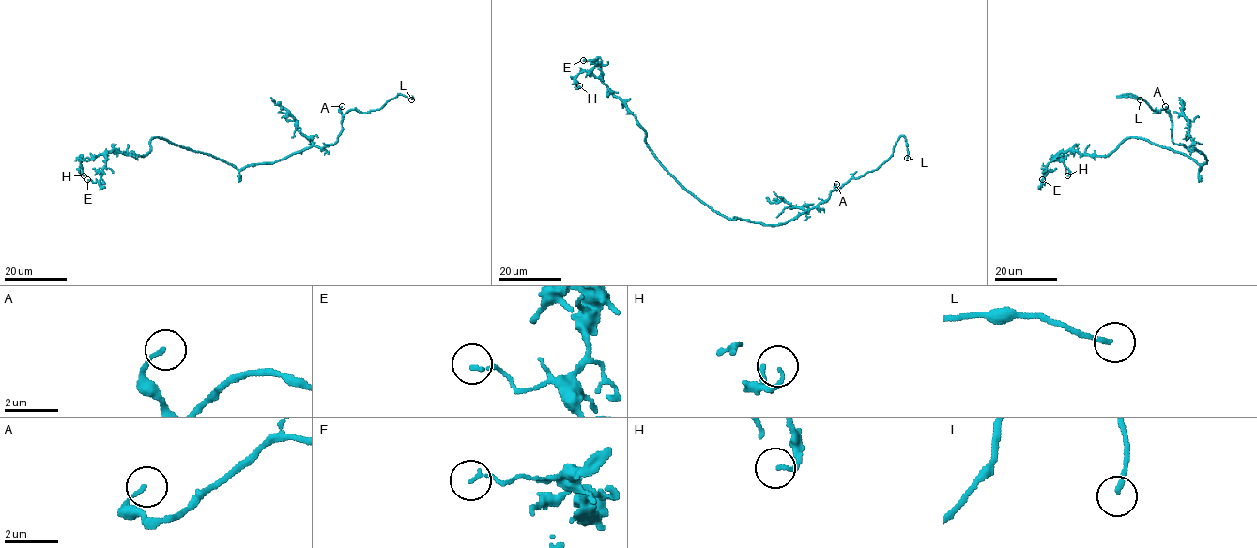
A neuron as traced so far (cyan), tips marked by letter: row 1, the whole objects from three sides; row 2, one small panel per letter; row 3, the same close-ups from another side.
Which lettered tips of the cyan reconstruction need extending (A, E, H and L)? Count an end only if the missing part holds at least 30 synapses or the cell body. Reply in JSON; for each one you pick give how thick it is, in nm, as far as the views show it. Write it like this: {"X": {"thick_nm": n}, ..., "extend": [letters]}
{"L": {"thick_nm": 160}, "extend": ["L"]}

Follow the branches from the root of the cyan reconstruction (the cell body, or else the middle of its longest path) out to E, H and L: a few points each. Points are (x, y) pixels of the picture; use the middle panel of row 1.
E: (734, 219), (713, 211), (667, 172), (646, 143), (636, 118), (602, 81), (601, 67), (583, 60)
H: (734, 219), (713, 211), (667, 172), (646, 143), (636, 118), (599, 79), (580, 72), (579, 85)
L: (734, 219), (765, 224), (792, 220), (851, 178), (878, 169), (901, 136), (907, 158)

